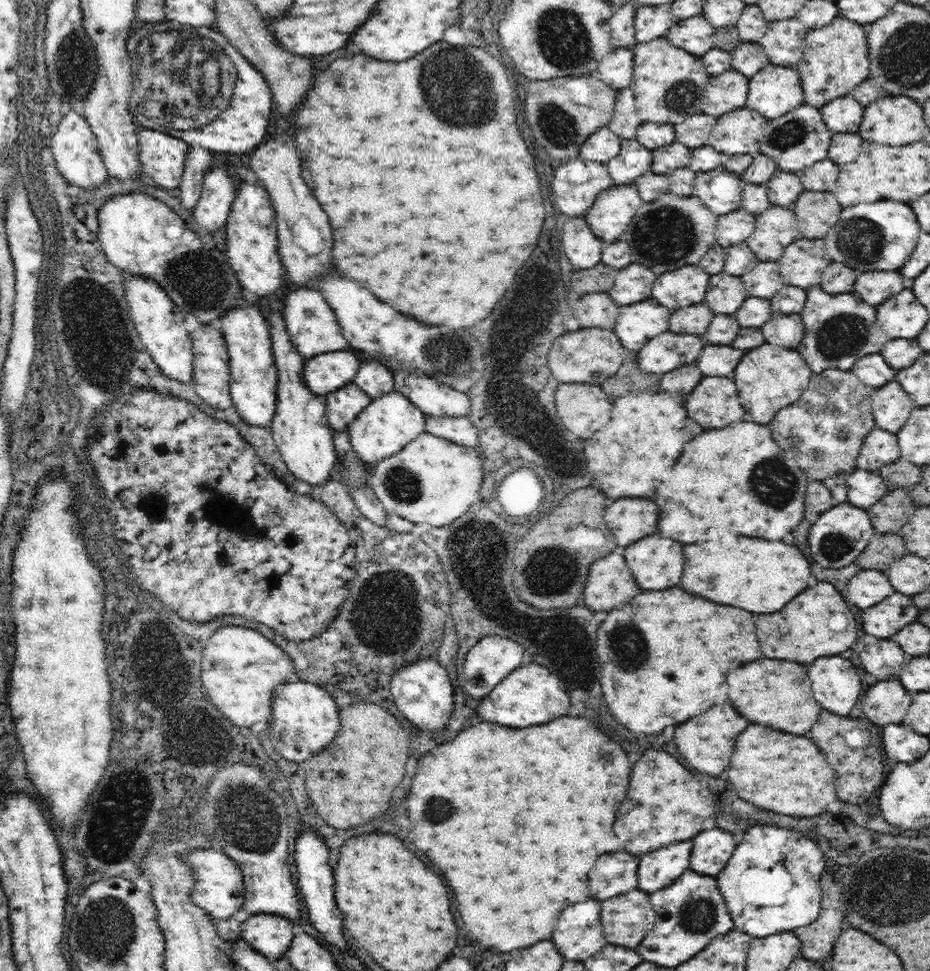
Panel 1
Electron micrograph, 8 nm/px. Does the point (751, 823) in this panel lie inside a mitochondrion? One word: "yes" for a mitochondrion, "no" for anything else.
no

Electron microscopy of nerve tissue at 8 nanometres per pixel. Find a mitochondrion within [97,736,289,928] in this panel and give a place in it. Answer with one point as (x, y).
(245, 818)

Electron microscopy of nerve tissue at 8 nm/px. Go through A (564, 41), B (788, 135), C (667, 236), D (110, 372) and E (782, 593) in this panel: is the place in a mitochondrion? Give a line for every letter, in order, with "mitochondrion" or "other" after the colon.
A: mitochondrion
B: mitochondrion
C: mitochondrion
D: mitochondrion
E: other

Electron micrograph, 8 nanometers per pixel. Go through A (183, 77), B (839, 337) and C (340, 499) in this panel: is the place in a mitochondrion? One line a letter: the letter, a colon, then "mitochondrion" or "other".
A: mitochondrion
B: mitochondrion
C: other

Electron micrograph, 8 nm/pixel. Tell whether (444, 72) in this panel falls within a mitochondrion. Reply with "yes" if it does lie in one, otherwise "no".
yes

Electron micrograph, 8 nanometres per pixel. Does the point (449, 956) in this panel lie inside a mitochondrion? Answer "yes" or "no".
no

